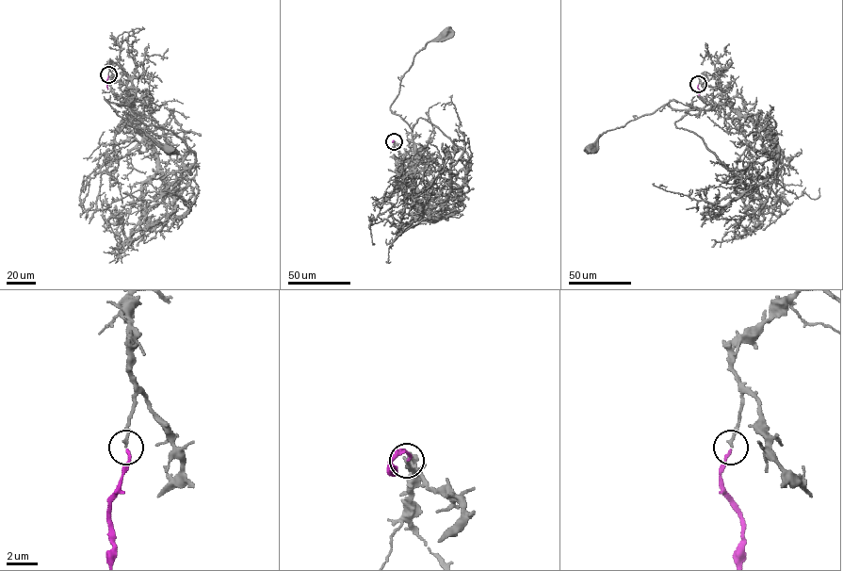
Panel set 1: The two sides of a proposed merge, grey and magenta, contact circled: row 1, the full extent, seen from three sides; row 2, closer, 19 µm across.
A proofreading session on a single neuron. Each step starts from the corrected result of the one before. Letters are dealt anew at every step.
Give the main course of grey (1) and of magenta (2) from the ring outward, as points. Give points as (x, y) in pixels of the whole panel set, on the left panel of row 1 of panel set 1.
1: (108, 74), (111, 60), (130, 79), (127, 95), (133, 105), (104, 98), (119, 116), (168, 150)
2: (108, 75), (107, 89)

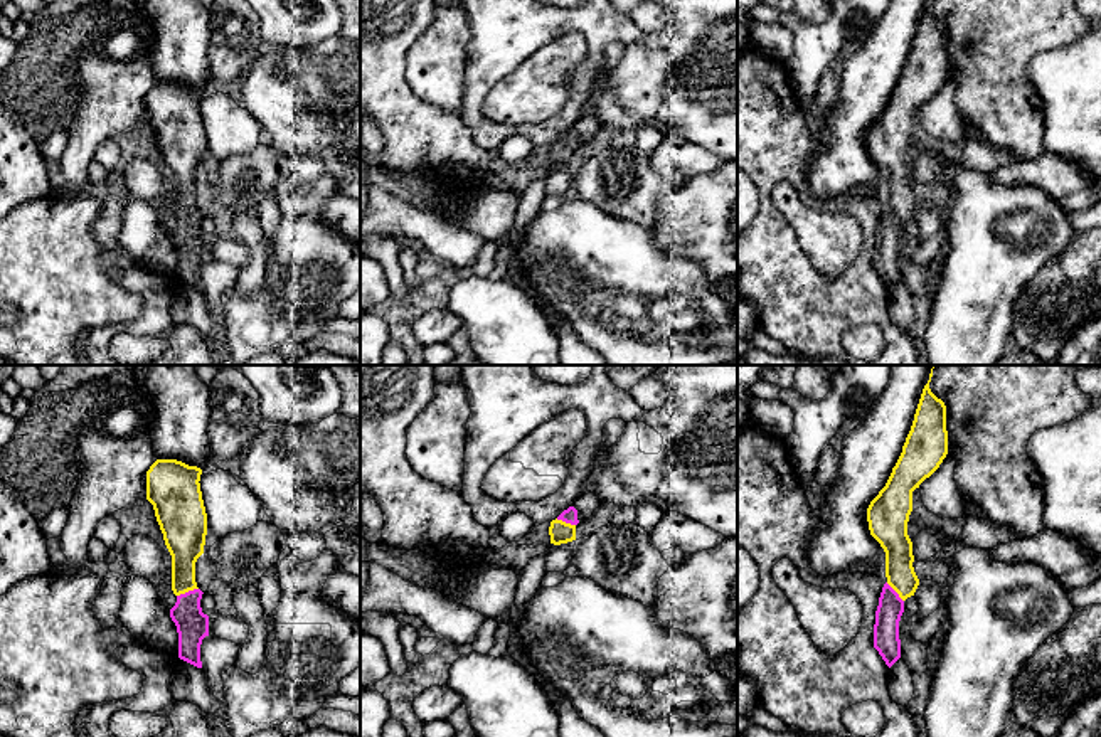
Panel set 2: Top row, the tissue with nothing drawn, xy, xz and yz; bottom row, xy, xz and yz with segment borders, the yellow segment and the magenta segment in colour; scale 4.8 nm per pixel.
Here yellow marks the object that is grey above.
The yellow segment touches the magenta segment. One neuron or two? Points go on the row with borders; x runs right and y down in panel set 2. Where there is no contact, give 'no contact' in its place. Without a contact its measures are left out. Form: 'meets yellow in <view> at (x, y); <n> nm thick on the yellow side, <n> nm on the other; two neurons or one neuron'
meets yellow in xy at (187, 591); 190 nm thick on the yellow side, 160 nm on the other; one neuron

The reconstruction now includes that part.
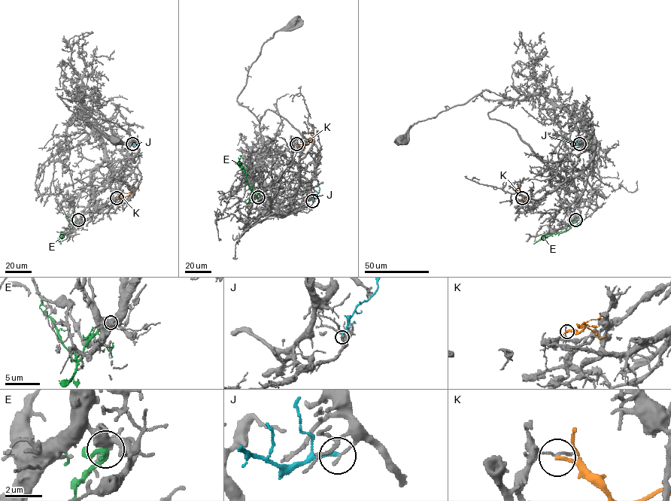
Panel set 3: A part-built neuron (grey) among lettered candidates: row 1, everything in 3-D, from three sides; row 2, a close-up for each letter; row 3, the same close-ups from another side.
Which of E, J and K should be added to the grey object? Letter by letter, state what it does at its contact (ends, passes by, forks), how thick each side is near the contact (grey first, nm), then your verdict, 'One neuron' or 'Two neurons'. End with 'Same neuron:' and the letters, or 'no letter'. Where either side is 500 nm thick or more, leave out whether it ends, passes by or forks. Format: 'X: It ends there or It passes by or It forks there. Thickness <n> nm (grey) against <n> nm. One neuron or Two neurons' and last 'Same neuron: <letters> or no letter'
E: It passes by. Thickness 320 nm (grey) against 260 nm. Two neurons
J: It ends there. Thickness 190 nm (grey) against 200 nm. Two neurons
K: It ends there. Thickness 120 nm (grey) against 200 nm. Two neurons
Same neuron: no letter

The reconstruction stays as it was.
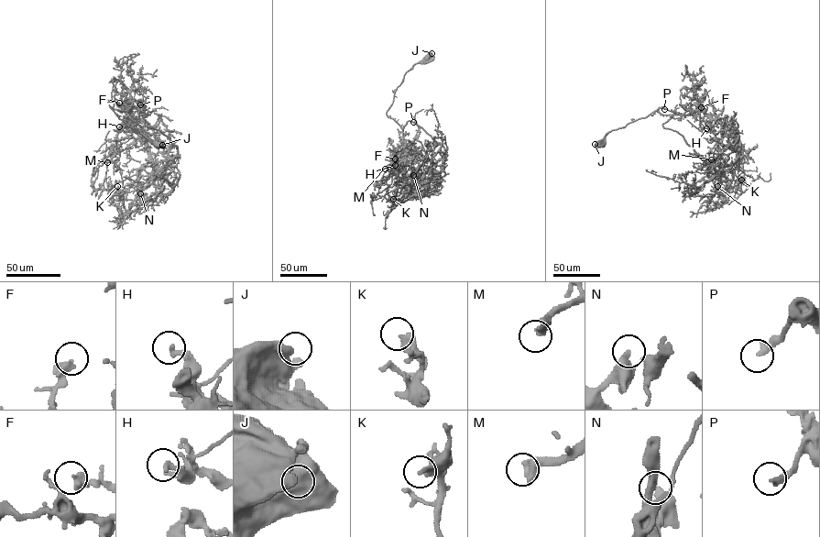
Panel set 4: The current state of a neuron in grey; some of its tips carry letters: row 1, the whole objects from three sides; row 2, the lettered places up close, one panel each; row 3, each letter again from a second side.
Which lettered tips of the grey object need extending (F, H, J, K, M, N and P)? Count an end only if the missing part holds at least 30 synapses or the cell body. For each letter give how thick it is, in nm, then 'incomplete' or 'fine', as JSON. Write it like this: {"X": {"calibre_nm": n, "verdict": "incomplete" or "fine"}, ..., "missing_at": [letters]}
{"F": {"calibre_nm": 440, "verdict": "fine"}, "H": {"calibre_nm": 240, "verdict": "fine"}, "J": {"calibre_nm": 500, "verdict": "fine"}, "K": {"calibre_nm": 400, "verdict": "fine"}, "M": {"calibre_nm": 500, "verdict": "incomplete"}, "N": {"calibre_nm": 480, "verdict": "fine"}, "P": {"calibre_nm": 300, "verdict": "incomplete"}, "missing_at": ["M", "P"]}

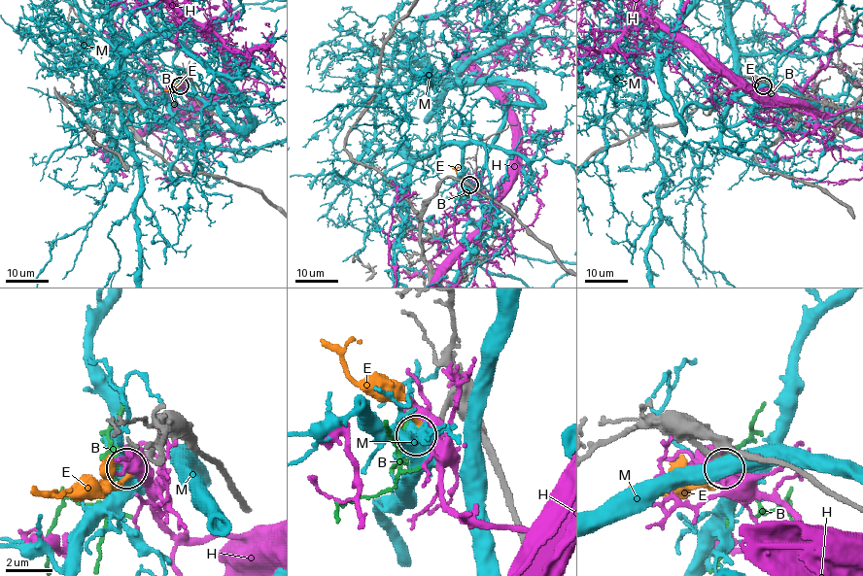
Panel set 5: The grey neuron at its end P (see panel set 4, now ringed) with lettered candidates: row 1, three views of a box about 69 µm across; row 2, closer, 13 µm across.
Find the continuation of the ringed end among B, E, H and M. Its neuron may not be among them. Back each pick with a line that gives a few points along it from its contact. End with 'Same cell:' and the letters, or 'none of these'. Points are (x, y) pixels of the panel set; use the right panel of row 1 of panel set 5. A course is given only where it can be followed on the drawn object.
B: course (763, 85), (772, 92), (775, 91), (776, 102), (782, 108), (788, 109)
Same cell: B

